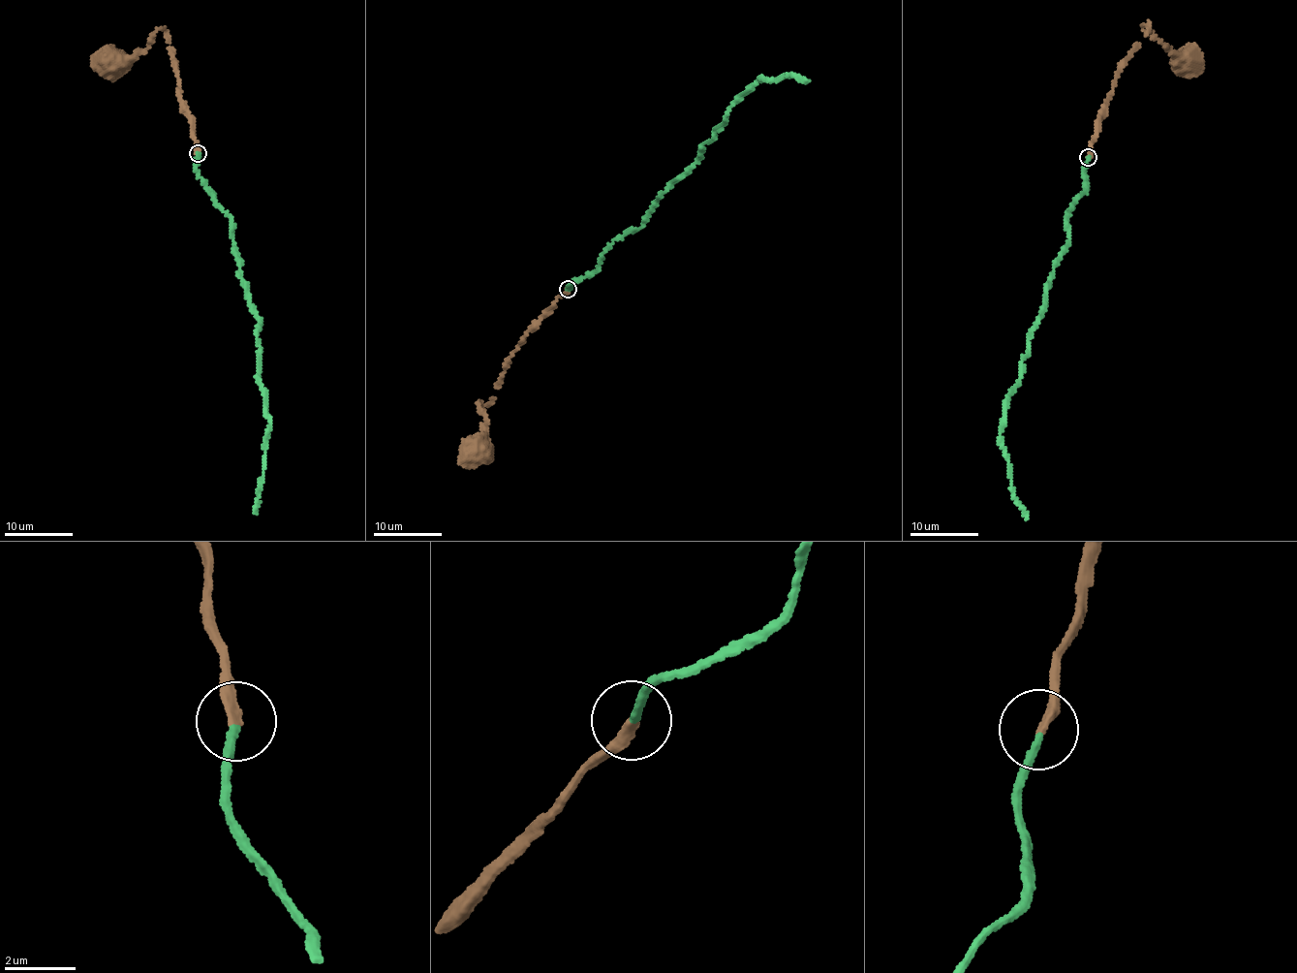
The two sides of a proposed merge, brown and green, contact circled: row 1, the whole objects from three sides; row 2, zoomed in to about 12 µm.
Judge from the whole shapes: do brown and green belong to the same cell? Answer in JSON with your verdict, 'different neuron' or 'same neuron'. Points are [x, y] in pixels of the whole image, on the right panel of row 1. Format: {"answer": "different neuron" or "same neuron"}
{"answer": "same neuron"}

